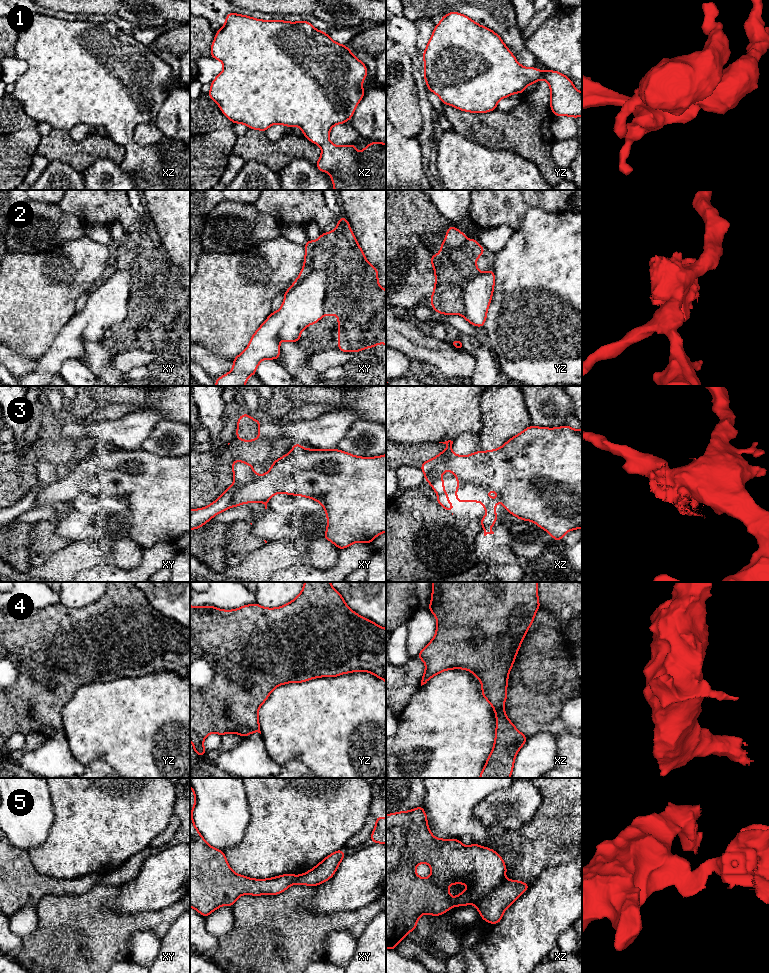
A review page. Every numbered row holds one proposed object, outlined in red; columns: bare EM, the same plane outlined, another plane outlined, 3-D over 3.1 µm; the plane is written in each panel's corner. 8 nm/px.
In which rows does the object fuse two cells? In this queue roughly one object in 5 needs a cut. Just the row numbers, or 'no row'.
5

